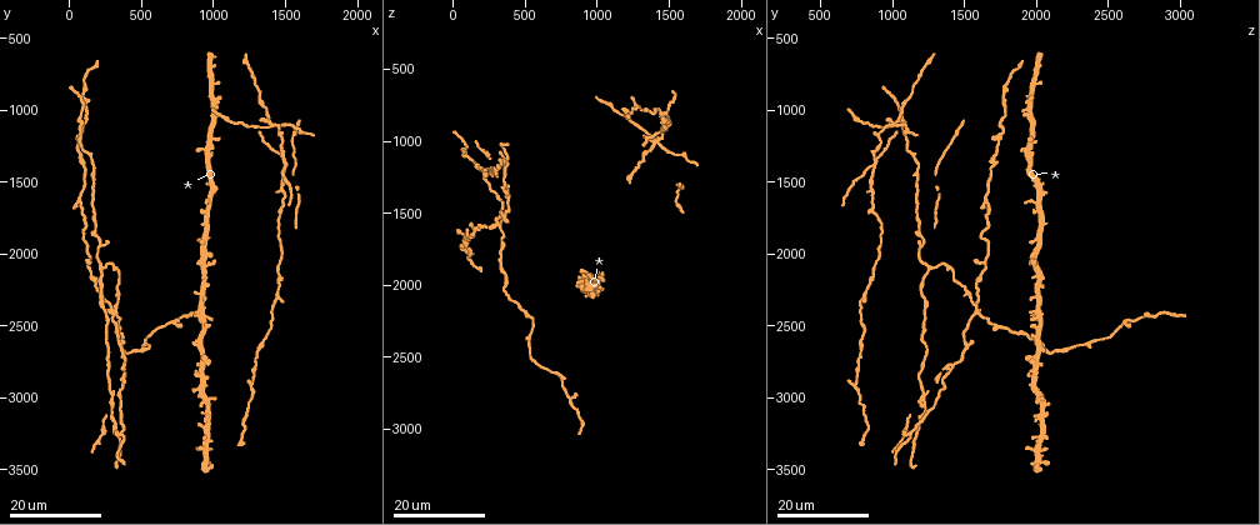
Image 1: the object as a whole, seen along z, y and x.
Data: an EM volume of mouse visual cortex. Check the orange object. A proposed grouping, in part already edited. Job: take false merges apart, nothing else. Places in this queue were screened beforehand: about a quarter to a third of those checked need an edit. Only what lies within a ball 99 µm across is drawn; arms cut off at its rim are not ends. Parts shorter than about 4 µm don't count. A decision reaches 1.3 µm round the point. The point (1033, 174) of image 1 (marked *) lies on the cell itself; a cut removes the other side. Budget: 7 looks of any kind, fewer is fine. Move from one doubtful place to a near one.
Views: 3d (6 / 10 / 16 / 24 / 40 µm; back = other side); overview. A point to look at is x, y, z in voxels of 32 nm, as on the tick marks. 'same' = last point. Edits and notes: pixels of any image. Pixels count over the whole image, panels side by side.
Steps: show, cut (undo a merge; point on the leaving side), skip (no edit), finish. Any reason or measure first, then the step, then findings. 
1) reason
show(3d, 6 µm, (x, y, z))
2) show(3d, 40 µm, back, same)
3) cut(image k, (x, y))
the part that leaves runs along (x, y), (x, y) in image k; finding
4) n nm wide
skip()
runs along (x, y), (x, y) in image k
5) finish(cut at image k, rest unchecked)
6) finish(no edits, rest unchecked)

looks like a crossing
show(3d, 24 µm, (1420, 1100, 1000))

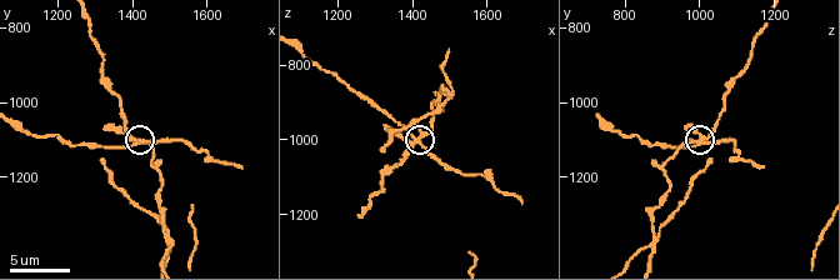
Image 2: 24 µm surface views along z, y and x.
zoom in
show(3d, 10 µm, (1420, 1100, 1000))

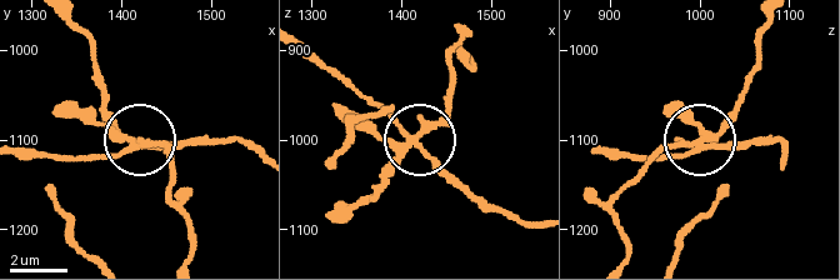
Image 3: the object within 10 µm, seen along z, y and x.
220 nm wide
cut(image 3, (443, 171))
a second cell is stuck on

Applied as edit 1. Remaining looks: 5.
show(overview)

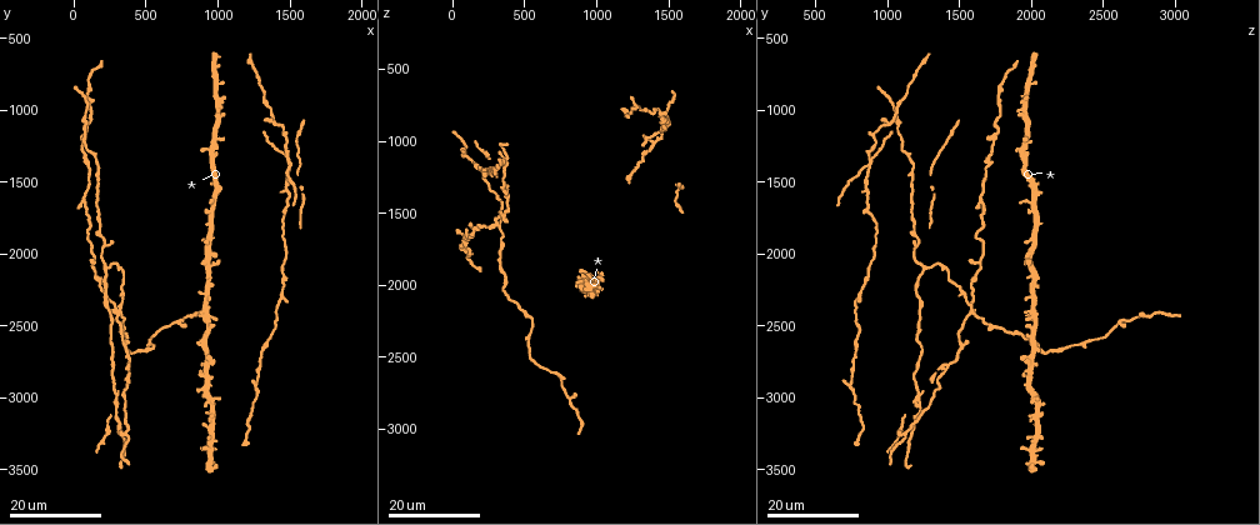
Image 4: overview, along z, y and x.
two arms in line, one across
show(3d, 16 µm, (1480, 1360, 880))

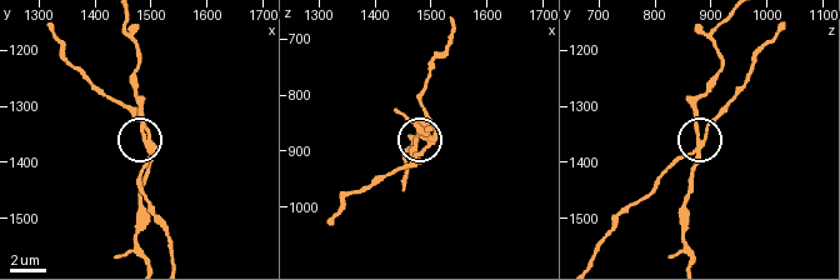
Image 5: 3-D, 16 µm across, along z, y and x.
closer look
show(3d, 10 µm, (1495, 1360, 885))

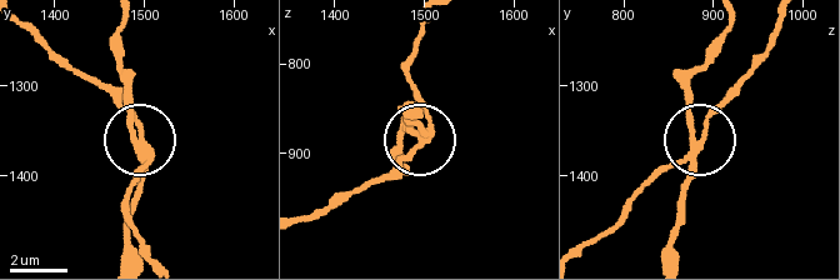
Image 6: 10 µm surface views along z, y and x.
side arm 10 µm
cut(image 6, (419, 95))
the part that leaves runs along (424, 134), (429, 115), (410, 75), (419, 23) in image 6; two cells meet here

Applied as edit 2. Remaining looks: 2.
two arms in line, one across
show(3d, 24 µm, (340, 2240, 1520))

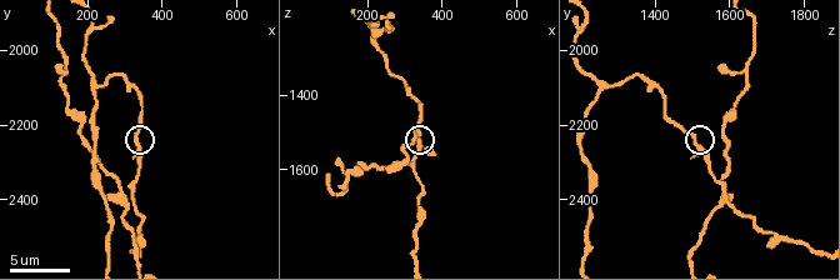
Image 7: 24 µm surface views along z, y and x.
show(3d, 10 µm, (340, 2250, 1510))

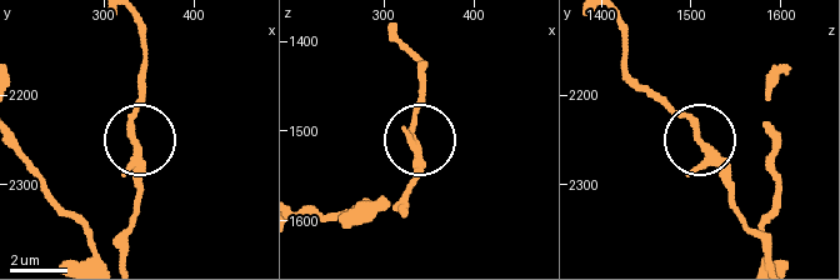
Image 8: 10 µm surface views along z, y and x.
skip()
one cell here

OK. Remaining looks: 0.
finish(cut at image 3, cut at image 6, rest unchecked)

